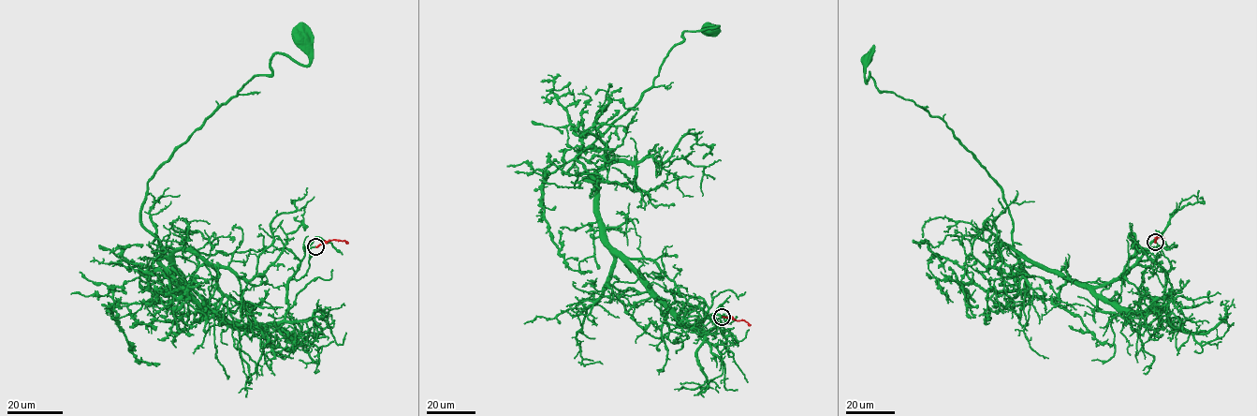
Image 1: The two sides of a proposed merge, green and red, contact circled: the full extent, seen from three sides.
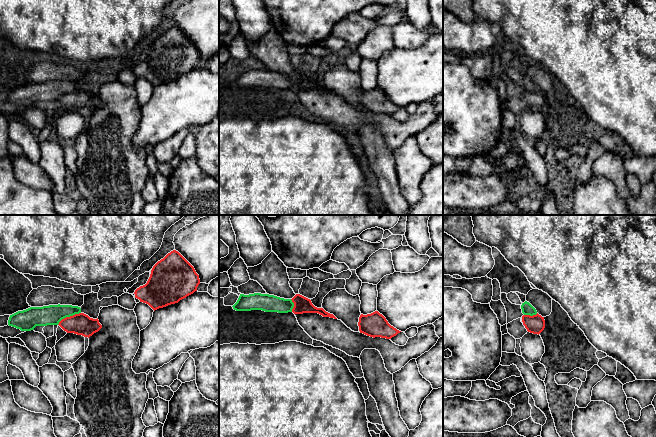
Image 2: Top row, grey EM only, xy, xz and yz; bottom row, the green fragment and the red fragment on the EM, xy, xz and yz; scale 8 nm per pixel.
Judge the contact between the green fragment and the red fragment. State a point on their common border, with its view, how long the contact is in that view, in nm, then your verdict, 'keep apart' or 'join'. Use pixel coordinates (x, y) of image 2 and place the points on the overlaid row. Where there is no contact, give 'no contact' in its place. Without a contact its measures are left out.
xy (68, 316) | 220 nm | keep apart

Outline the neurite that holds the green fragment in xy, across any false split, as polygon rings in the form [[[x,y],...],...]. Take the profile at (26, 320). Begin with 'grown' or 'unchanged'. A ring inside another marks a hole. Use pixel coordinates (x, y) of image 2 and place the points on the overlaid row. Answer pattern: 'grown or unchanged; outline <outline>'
unchanged; outline [[[72,305],[30,307],[10,315],[8,325],[21,331],[31,331],[36,326],[58,325],[62,319],[79,313],[81,308]]]

